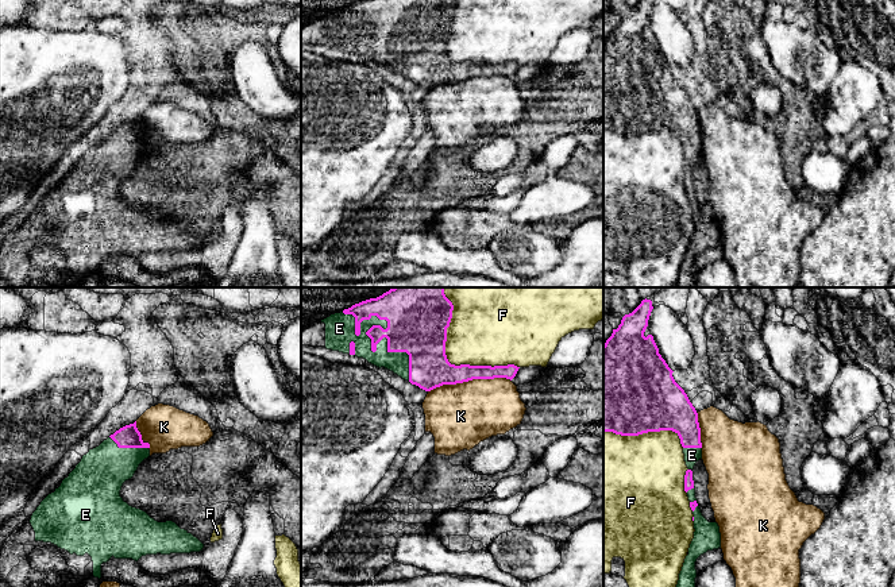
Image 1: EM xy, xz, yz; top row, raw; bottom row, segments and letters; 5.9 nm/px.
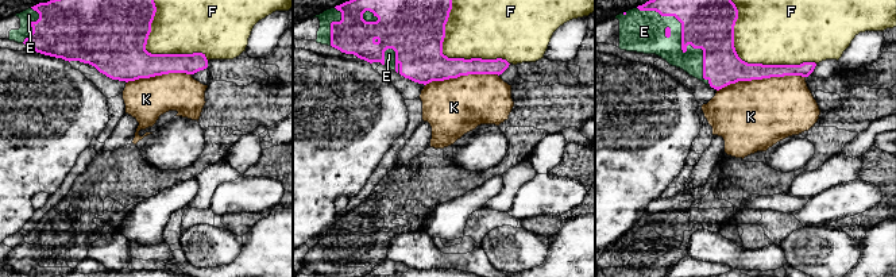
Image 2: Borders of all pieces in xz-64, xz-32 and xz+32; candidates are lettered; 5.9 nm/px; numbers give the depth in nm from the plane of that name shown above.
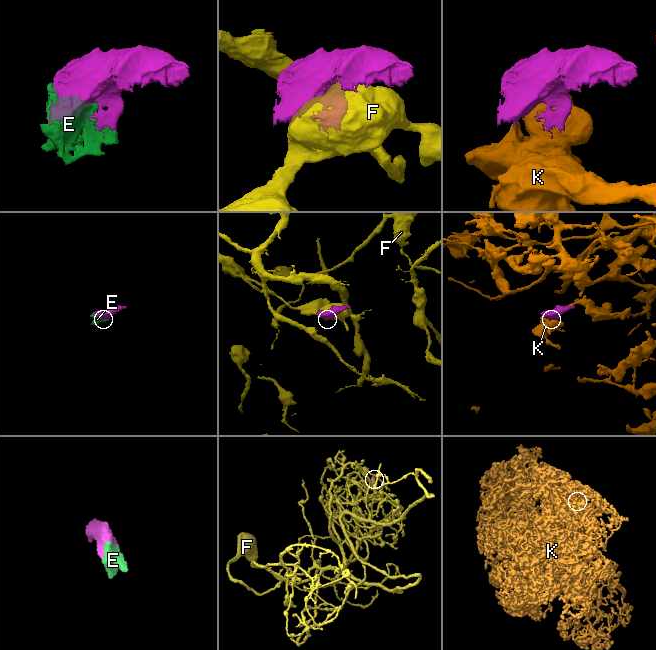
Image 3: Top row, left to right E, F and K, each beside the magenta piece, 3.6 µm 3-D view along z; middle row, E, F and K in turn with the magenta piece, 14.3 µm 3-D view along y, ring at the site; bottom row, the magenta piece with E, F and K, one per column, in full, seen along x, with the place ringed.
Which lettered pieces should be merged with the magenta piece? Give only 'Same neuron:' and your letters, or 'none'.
Same neuron: E

